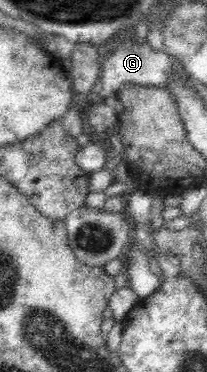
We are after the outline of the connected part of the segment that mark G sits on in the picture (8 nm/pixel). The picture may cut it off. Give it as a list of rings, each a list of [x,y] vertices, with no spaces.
[[[130,35],[122,40],[117,47],[111,51],[110,55],[101,64],[99,81],[102,84],[100,97],[115,94],[117,89],[123,84],[137,84],[144,86],[154,86],[165,88],[169,83],[171,75],[171,60],[169,54],[163,49],[155,50],[151,48],[149,42],[138,41],[134,35]]]

